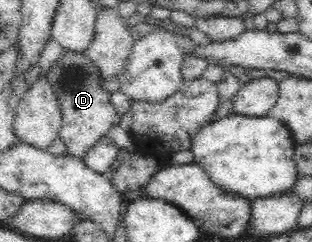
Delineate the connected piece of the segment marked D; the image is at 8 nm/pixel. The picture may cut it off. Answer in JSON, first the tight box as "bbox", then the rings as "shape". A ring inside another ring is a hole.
{"bbox":[44,51,117,160],"shape":[[[64,51],[62,57],[46,70],[44,75],[47,77],[47,80],[50,80],[54,84],[55,95],[59,97],[60,108],[63,114],[59,137],[64,141],[66,155],[74,157],[74,159],[84,160],[87,152],[103,136],[106,136],[106,133],[108,133],[114,124],[114,118],[117,116],[117,113],[110,102],[111,93],[101,87],[96,67],[90,63],[85,54]]]}

